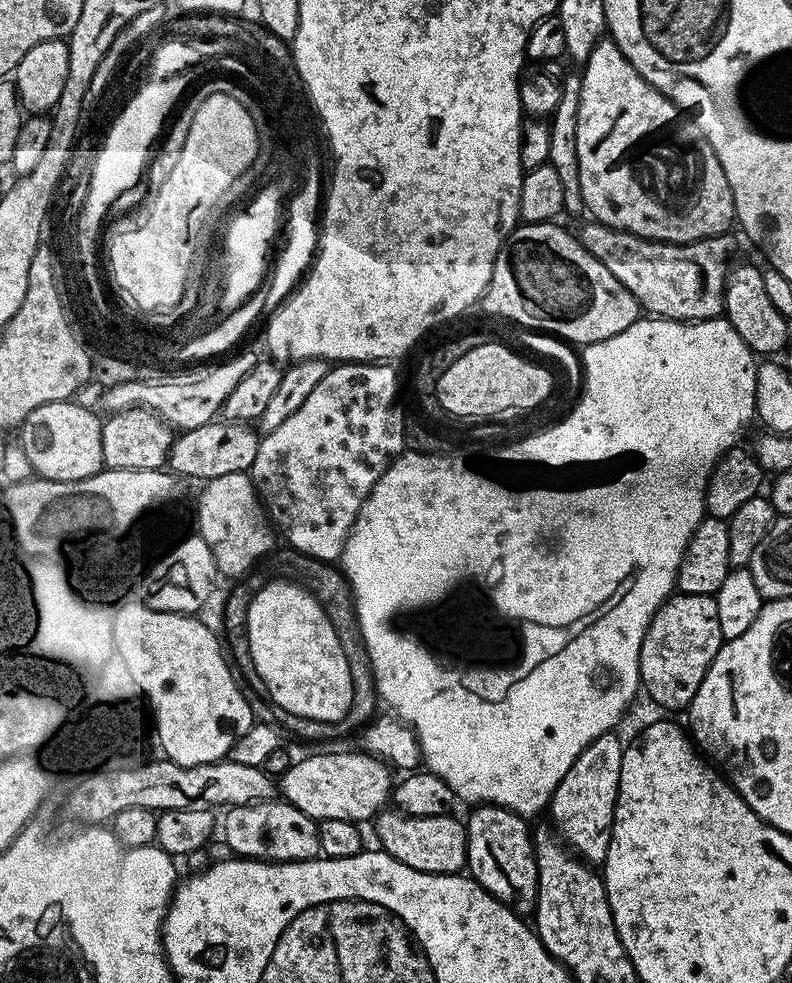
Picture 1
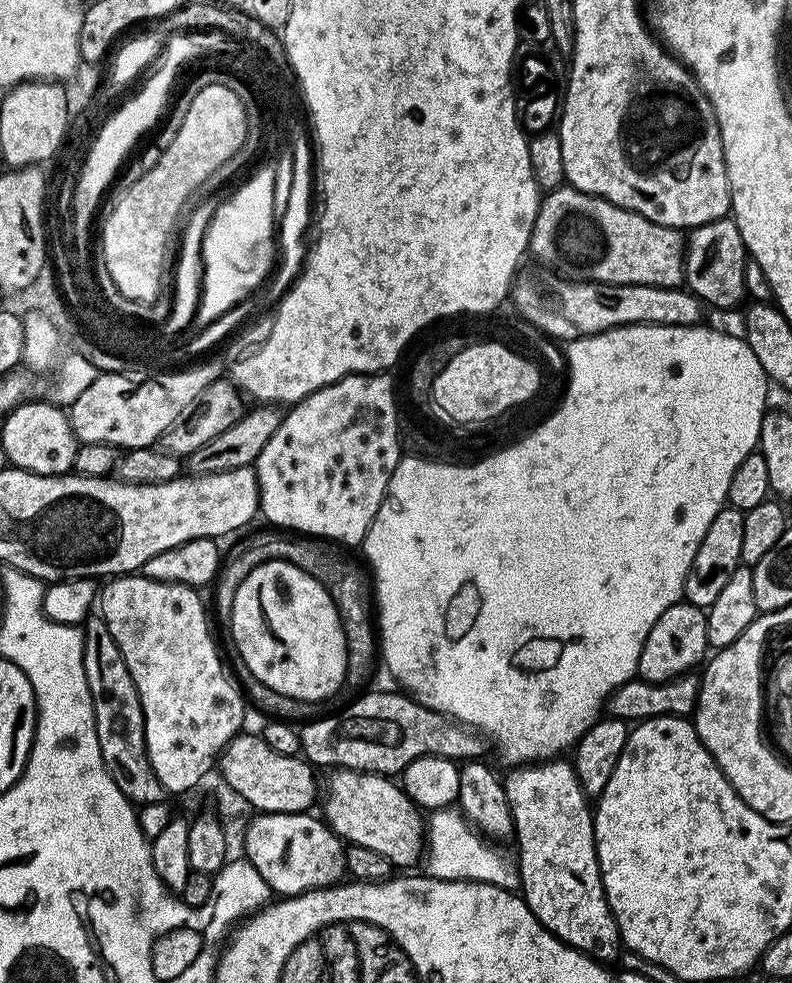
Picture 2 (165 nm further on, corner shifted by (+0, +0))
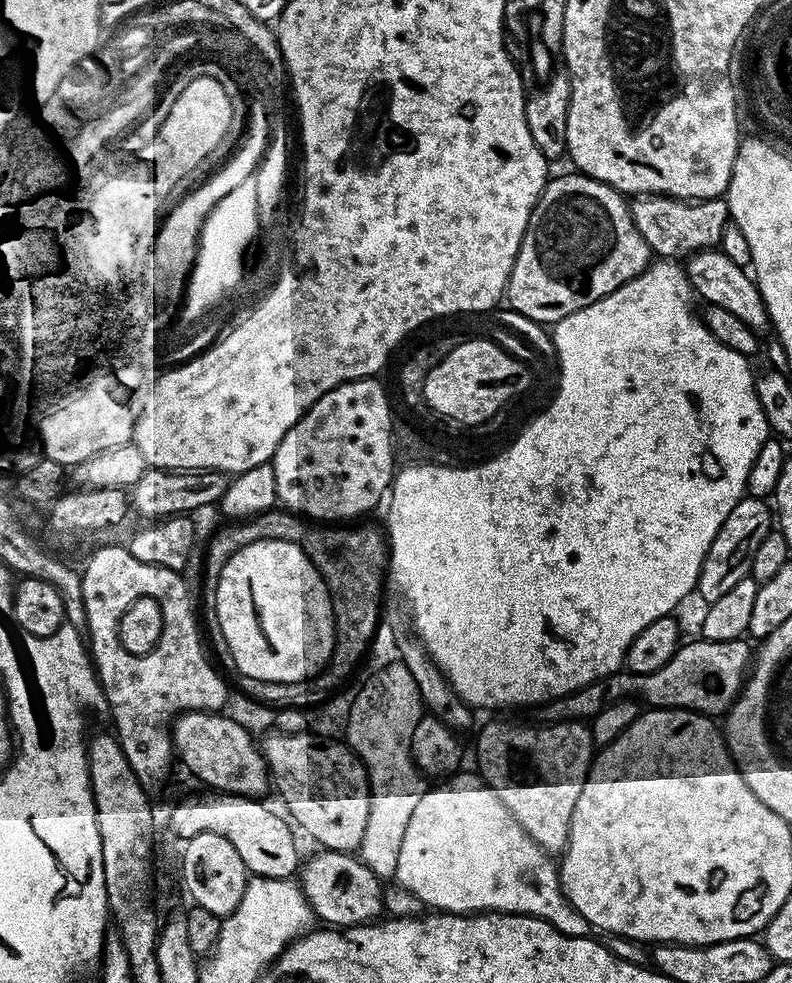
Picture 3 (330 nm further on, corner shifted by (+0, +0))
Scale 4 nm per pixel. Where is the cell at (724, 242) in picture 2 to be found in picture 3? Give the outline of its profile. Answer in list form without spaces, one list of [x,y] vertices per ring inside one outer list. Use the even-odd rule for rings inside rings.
[[[637,196],[630,207],[638,234],[646,238],[653,253],[660,258],[687,258],[696,252],[715,249],[730,223],[728,201],[724,198],[690,201],[676,200],[672,196]]]

